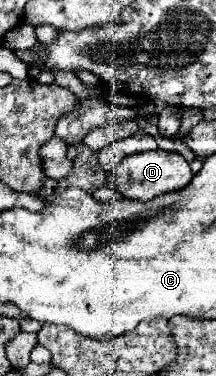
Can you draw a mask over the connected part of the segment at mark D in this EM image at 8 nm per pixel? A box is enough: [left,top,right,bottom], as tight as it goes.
[111,150,193,200]

